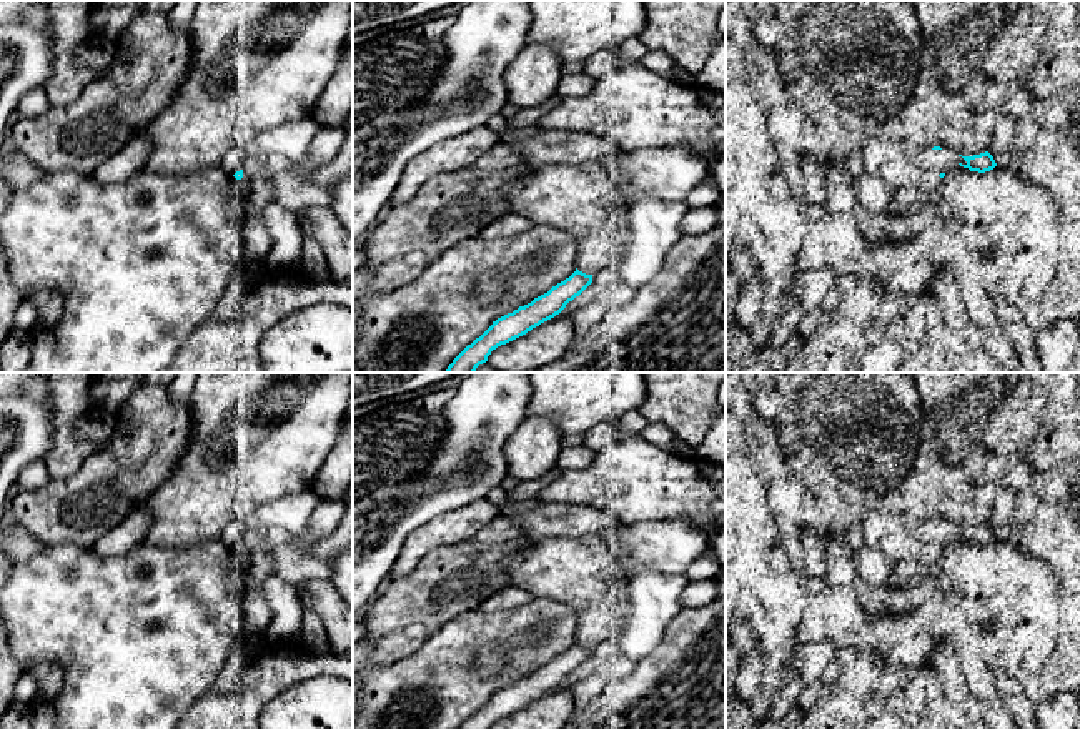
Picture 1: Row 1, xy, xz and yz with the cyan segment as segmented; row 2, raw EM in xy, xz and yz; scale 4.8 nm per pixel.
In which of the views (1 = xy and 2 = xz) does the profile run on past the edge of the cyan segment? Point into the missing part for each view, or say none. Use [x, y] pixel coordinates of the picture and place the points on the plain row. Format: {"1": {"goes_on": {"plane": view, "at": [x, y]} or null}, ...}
{"1": {"goes_on": {"plane": "xy", "at": [233, 533]}}, "2": {"goes_on": null}}

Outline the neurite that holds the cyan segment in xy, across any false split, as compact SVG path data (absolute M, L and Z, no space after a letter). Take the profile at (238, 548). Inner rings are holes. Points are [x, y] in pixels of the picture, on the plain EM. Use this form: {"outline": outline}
{"outline": "M233 521L221 531L218 539L225 546L235 549L236 553L241 553L243 551L243 543L241 541L245 538L245 533L246 533L246 528L245 528L243 521Z"}

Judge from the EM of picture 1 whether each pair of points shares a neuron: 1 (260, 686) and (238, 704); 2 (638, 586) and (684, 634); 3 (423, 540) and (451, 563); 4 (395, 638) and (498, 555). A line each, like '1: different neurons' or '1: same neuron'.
1: same neuron
2: different neurons
3: different neurons
4: same neuron

